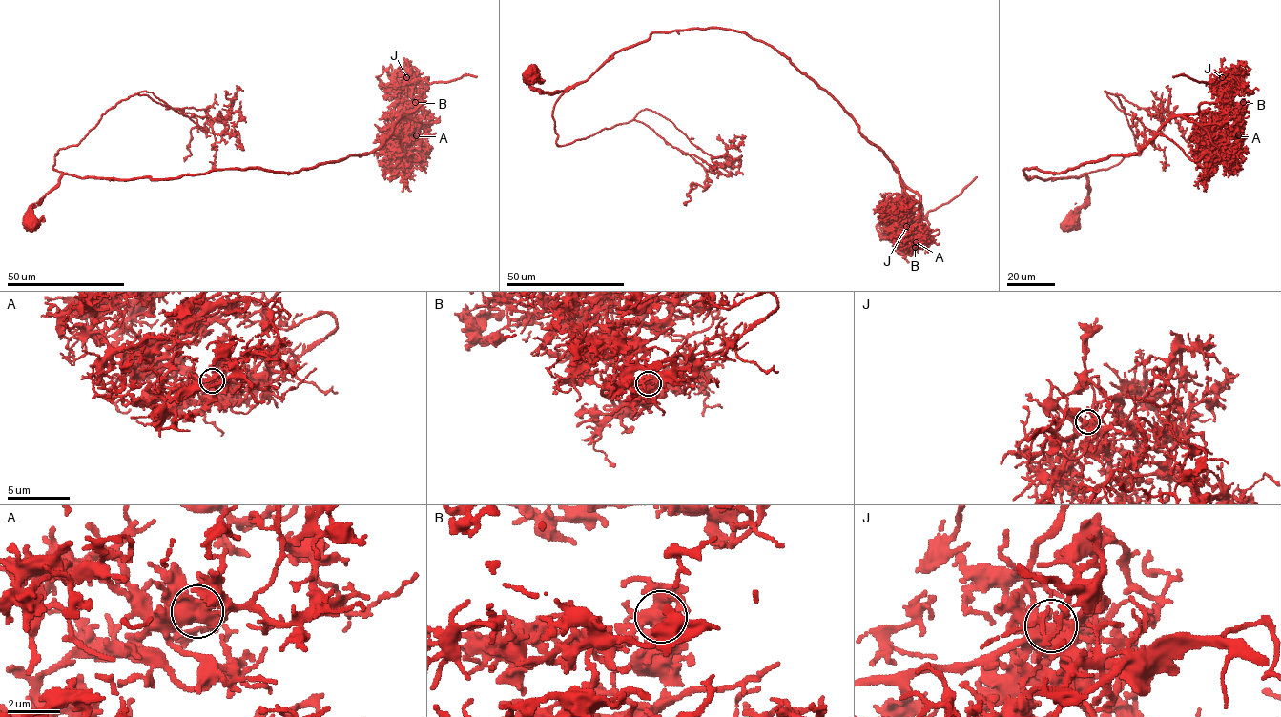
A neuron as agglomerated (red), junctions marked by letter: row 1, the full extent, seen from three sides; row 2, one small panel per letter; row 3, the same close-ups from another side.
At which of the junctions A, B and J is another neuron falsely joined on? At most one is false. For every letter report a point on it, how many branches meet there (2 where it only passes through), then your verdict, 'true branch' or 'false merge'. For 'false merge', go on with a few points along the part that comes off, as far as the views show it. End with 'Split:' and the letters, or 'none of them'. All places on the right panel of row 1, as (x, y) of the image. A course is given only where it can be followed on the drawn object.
A: place (1238, 135); branches 4; true branch
B: place (1243, 102); branches 4; true branch
J: place (1222, 77); branches 4; false merge; course (1222, 77), (1207, 83), (1183, 75), (1172, 76)
Split: J

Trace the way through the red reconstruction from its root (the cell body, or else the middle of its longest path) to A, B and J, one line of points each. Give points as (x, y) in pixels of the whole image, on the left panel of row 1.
A: (31, 223), (29, 208), (64, 174), (294, 173), (366, 155), (402, 116), (440, 121), (416, 136)
B: (31, 223), (29, 208), (64, 174), (298, 173), (376, 150), (425, 102), (407, 105), (405, 115), (415, 102)
J: (31, 223), (29, 208), (64, 174), (294, 173), (366, 155), (423, 103), (402, 90), (406, 77)

